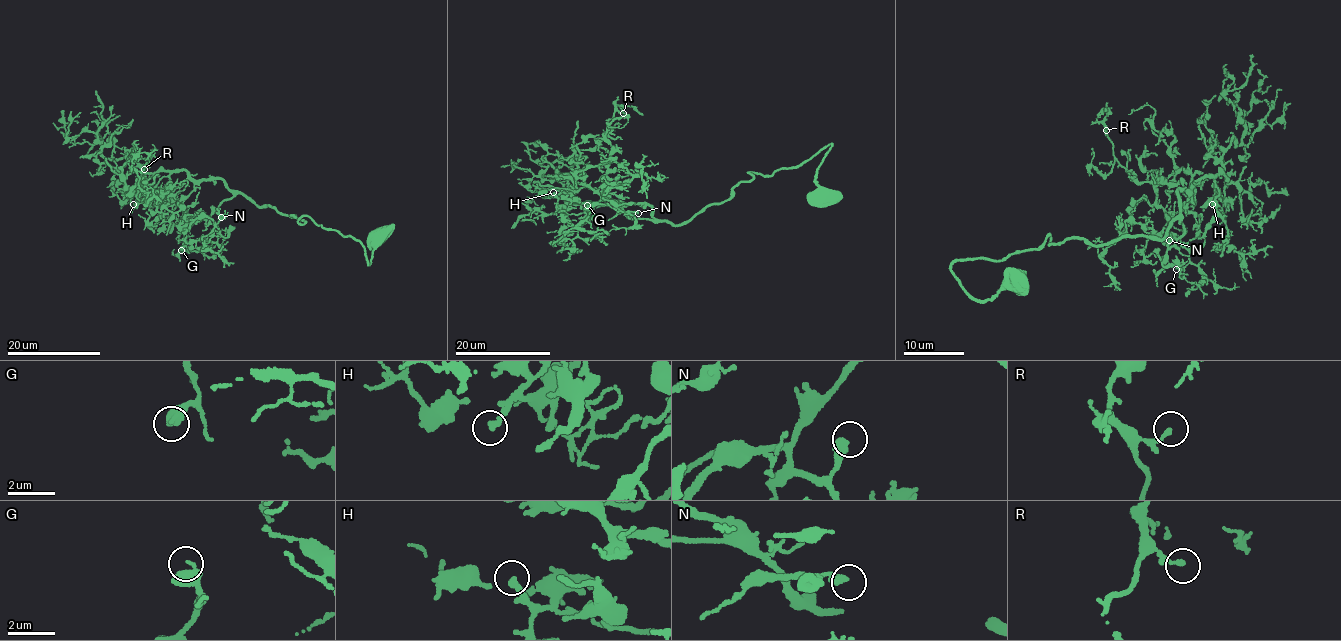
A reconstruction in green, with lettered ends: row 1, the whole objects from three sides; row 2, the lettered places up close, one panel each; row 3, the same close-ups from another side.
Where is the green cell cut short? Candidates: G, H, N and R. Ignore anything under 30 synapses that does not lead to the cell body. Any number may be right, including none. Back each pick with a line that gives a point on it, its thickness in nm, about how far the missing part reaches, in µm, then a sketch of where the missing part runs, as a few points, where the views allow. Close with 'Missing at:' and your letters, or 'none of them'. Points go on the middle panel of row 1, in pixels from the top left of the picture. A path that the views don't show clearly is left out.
Missing at: none of them

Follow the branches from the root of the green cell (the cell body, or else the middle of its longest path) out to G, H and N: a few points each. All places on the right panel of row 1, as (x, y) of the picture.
G: (1020, 282), (977, 300), (952, 266), (1050, 235), (1158, 239), (1178, 218), (1189, 263), (1176, 269)
H: (1020, 282), (977, 300), (952, 266), (1050, 235), (1161, 238), (1180, 214), (1177, 192), (1210, 174), (1212, 204)
N: (1020, 282), (977, 300), (952, 266), (1050, 235), (1158, 239), (1178, 218), (1183, 233), (1169, 240)

